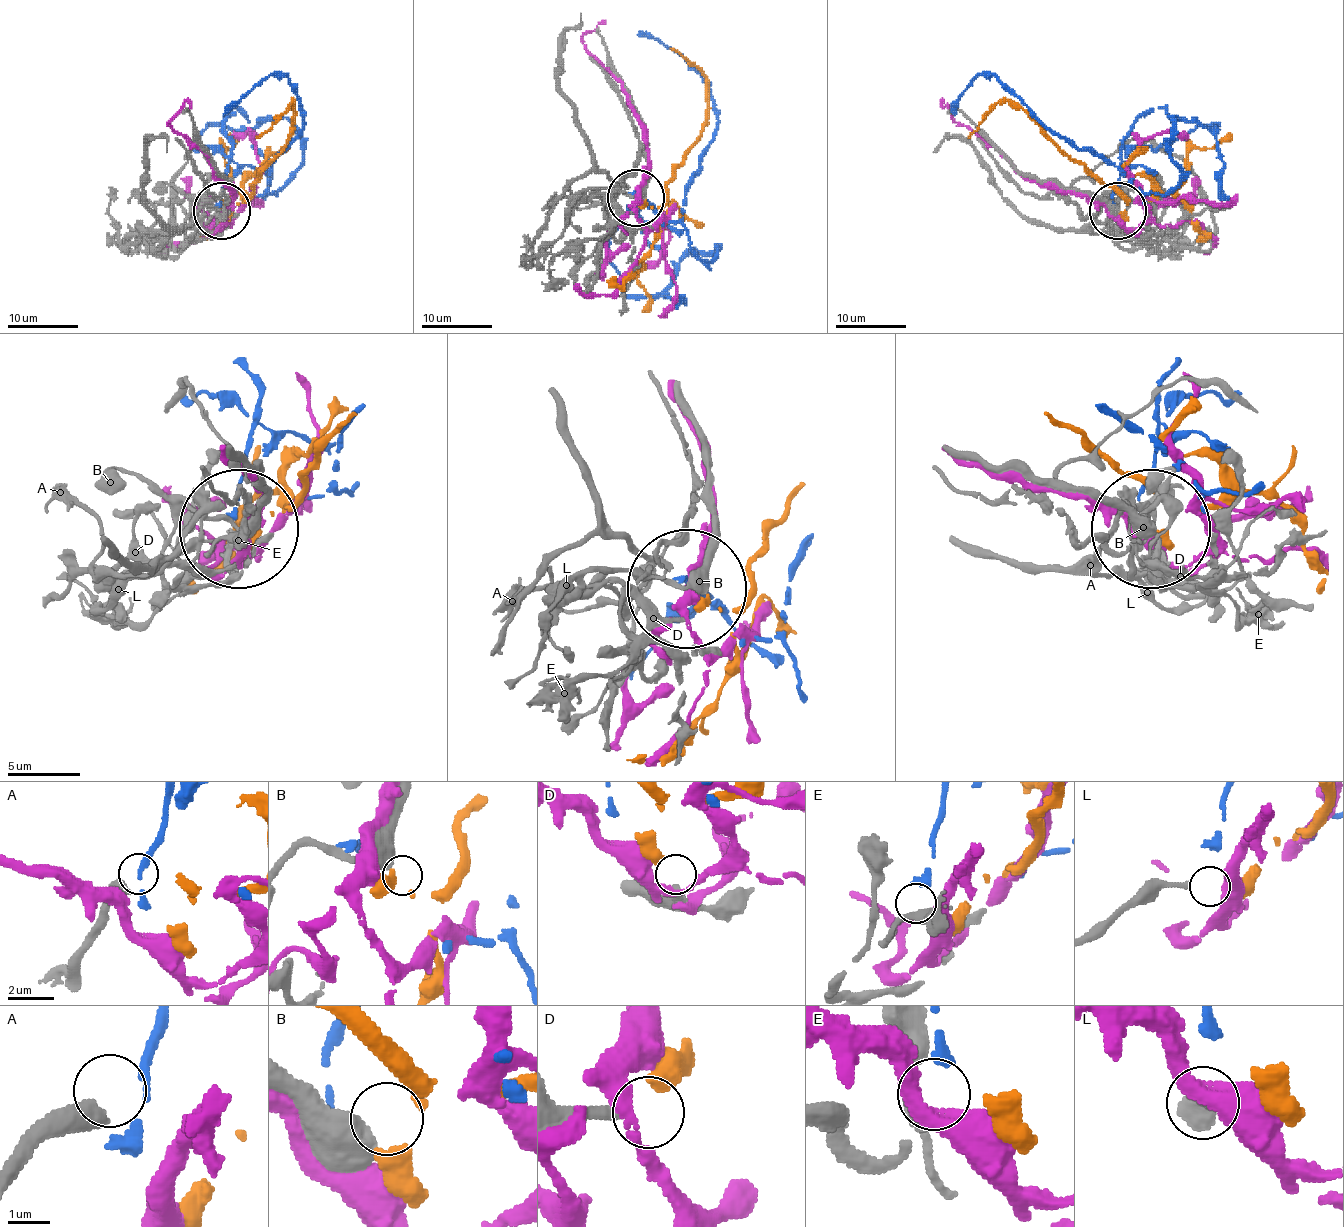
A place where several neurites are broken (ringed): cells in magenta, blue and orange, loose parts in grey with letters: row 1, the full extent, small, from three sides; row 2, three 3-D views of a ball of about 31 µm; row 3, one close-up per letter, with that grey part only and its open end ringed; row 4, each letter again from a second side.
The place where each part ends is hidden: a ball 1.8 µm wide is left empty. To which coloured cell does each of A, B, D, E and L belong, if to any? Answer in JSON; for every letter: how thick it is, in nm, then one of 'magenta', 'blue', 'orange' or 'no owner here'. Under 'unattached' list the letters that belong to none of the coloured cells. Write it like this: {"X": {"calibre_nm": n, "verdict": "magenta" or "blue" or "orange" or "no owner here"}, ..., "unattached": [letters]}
{"A": {"calibre_nm": 550, "verdict": "no owner here"}, "B": {"calibre_nm": 750, "verdict": "no owner here"}, "D": {"calibre_nm": 280, "verdict": "orange"}, "E": {"calibre_nm": 110, "verdict": "blue"}, "L": {"calibre_nm": 240, "verdict": "magenta"}, "unattached": ["A", "B"]}

